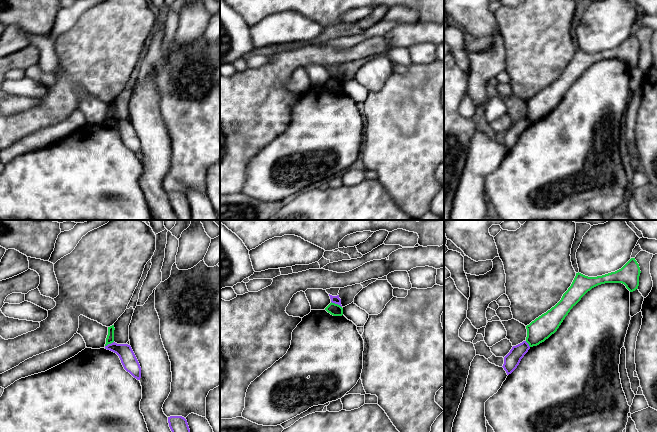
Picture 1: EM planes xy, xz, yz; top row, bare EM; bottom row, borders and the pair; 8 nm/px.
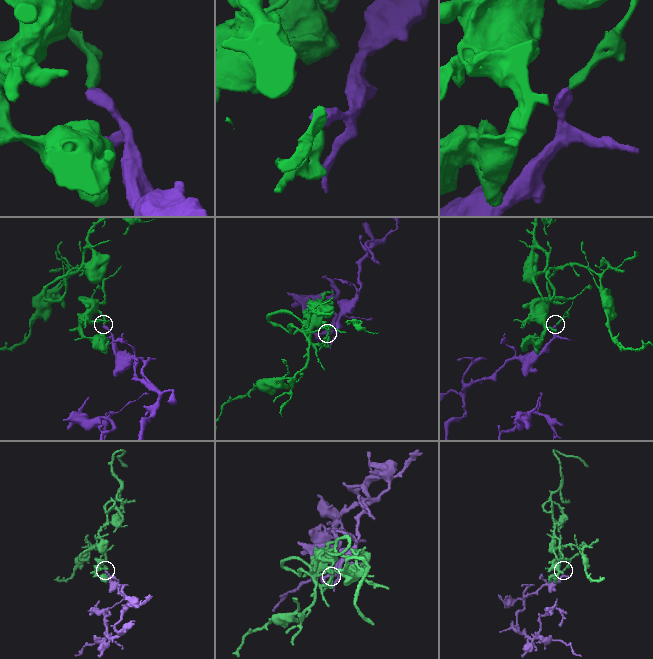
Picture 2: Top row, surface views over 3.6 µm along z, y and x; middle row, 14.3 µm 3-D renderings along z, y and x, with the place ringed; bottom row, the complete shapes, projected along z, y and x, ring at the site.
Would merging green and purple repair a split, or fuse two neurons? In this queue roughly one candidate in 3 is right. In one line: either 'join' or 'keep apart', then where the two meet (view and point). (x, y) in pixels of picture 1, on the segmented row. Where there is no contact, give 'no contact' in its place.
keep apart | xz (336, 304)

